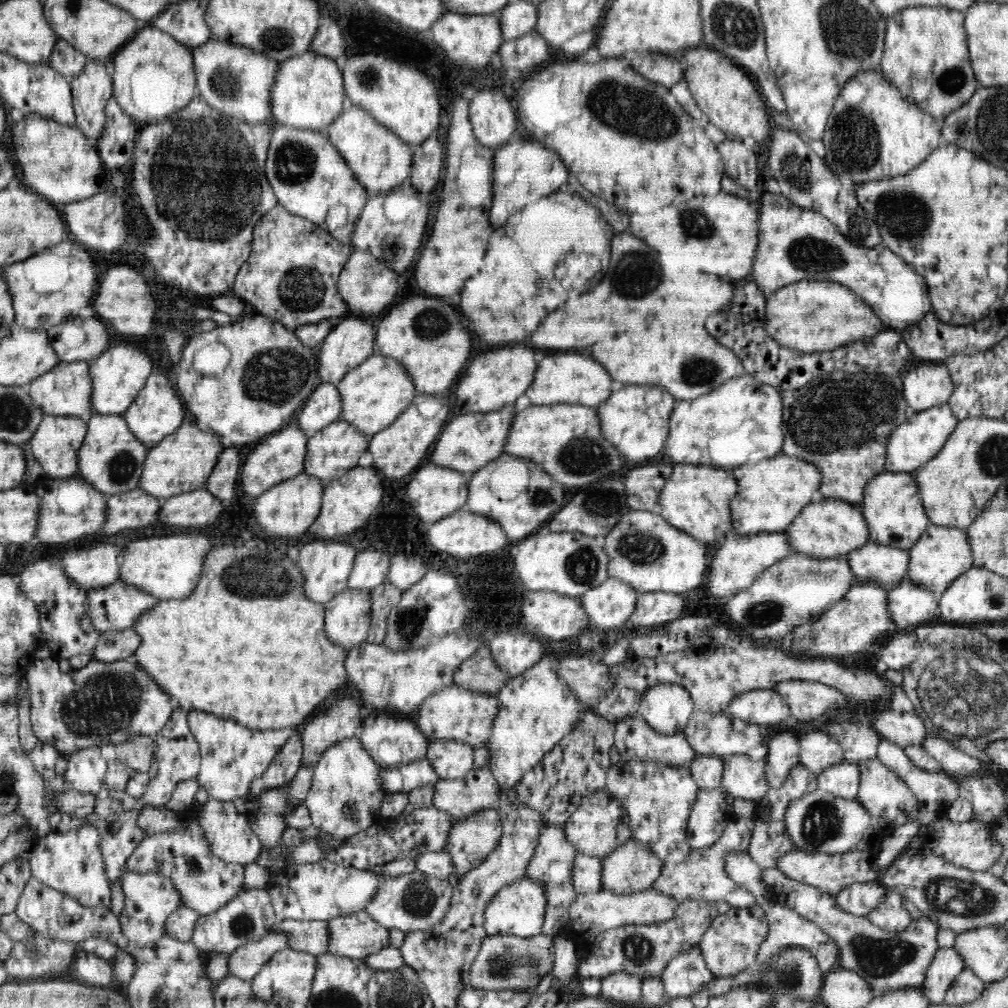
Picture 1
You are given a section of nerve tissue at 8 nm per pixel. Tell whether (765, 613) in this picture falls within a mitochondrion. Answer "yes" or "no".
yes

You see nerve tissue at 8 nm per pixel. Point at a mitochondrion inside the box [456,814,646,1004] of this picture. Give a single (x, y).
(502, 965)

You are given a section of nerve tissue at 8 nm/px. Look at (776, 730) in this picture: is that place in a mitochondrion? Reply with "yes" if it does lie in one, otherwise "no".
no

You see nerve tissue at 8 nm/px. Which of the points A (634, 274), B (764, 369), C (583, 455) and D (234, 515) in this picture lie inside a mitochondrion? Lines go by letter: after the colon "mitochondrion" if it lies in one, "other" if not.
A: mitochondrion
B: other
C: mitochondrion
D: other

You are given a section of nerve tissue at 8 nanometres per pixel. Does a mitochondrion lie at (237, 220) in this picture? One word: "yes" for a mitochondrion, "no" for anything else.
yes

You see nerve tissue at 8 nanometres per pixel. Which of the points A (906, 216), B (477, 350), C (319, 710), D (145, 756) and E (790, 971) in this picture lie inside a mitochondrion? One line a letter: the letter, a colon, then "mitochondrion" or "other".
A: mitochondrion
B: other
C: other
D: other
E: mitochondrion

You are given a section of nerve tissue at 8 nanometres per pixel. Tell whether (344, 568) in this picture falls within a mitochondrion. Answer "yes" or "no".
no

